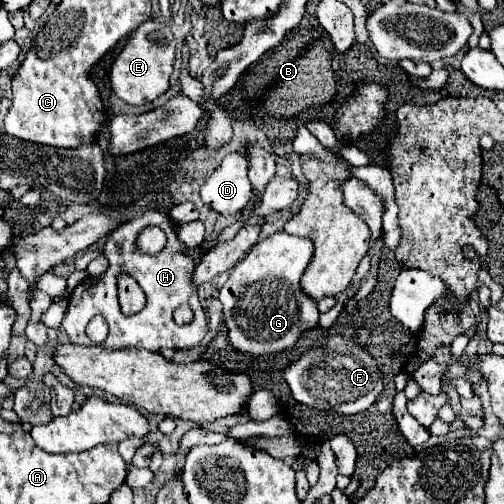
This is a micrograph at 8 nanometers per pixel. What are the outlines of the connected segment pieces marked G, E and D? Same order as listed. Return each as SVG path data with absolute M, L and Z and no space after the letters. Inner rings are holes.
M276 232L252 246L242 262L238 262L220 288L224 320L228 326L230 344L252 356L276 354L292 348L302 332L308 332L318 322L316 302L300 288L300 276L314 256L310 240Z
M148 20L140 24L132 32L126 46L122 48L122 52L112 64L112 70L110 70L112 92L120 100L134 104L134 106L156 100L160 94L168 90L168 80L172 74L172 64L174 64L174 52L176 52L176 40L168 26L156 20Z
M244 148L230 152L202 186L202 200L220 214L234 214L242 210L250 200L248 164L250 158Z

